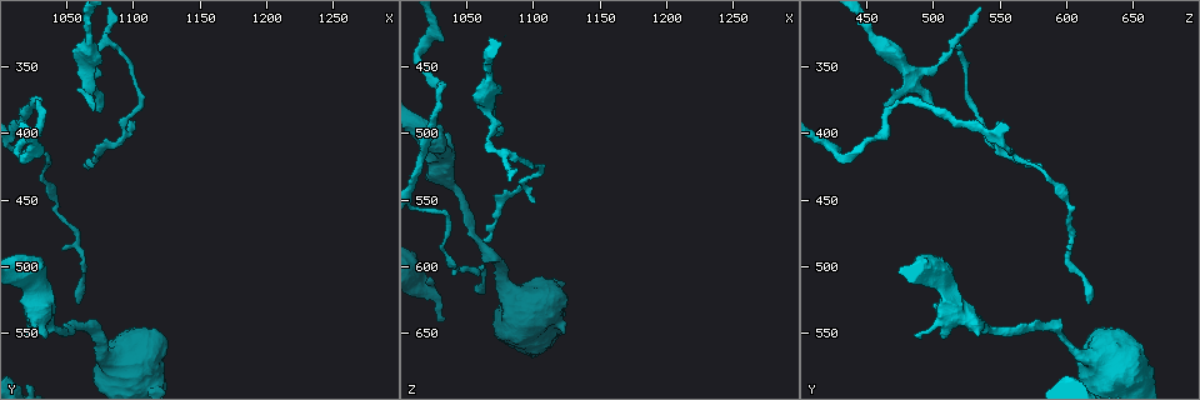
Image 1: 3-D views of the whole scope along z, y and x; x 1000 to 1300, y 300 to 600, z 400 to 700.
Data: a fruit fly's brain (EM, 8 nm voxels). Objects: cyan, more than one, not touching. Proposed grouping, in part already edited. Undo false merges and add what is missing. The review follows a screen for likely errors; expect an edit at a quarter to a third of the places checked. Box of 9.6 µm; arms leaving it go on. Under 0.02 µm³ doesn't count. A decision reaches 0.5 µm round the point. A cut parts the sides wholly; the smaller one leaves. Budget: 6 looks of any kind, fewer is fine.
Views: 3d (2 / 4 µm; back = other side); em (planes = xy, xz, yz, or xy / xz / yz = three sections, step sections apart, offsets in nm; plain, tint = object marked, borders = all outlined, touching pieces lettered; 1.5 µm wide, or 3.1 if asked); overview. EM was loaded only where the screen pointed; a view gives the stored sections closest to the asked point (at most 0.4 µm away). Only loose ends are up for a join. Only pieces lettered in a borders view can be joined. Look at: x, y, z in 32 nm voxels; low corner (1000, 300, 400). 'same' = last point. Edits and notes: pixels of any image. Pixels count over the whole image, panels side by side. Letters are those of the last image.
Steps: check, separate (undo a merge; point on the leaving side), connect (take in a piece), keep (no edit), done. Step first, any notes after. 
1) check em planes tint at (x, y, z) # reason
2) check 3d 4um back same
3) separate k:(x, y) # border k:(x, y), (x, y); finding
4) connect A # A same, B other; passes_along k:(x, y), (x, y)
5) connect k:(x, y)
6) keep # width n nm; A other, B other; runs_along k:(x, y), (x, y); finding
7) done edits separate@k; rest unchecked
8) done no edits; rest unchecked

check em planes plain at (1062, 424, 582) # an open end

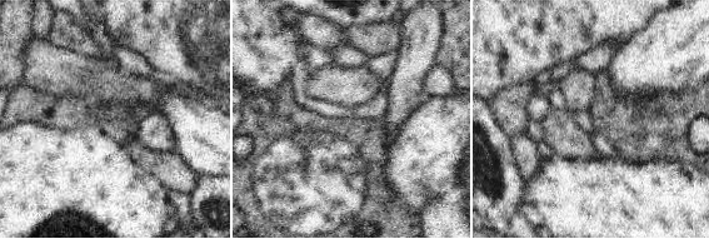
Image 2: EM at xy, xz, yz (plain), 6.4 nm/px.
check em planes borders same # see the neighbours

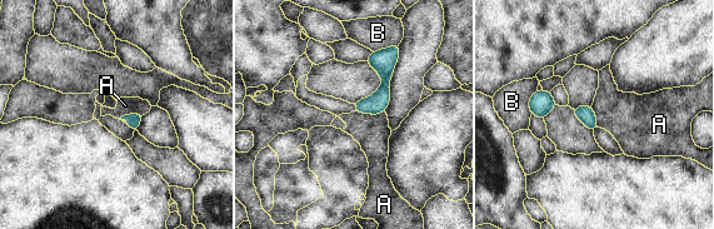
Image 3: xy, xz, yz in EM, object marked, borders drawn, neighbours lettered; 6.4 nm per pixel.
keep # A other, B other; runs_along 3:(393, 53), (384, 90), (358, 108); no lettered piece goes on from it

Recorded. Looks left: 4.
check 3d 2um at (1032, 554, 506) # stops while still wide

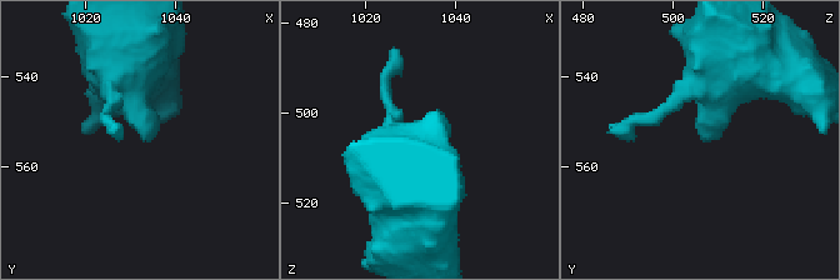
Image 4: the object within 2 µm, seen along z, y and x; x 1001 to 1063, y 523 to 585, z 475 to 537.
check em 3.1um xy step 16 borders at (1032, 554, 507)

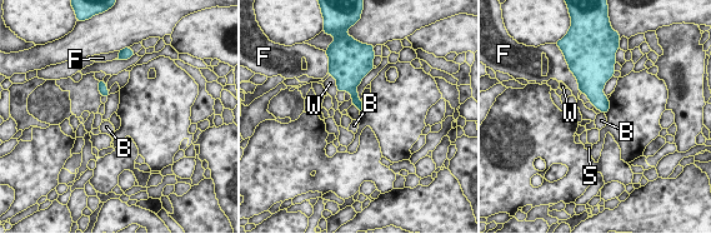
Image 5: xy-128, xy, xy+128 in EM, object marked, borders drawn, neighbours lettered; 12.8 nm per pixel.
check em 3.1um planes borders same # another direction

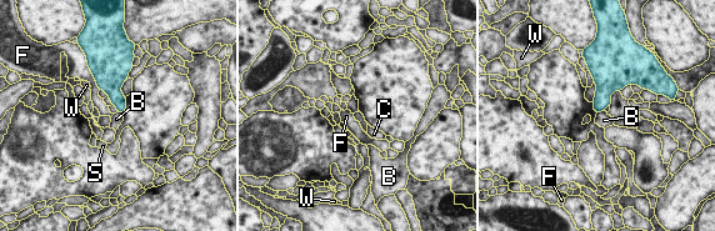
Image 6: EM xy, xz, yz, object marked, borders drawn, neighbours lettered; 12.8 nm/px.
keep # B other, C other, F other, S other, W other; border 6:(603, 110), (596, 114); none of them fits

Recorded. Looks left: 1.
done no edits; rest unchecked

